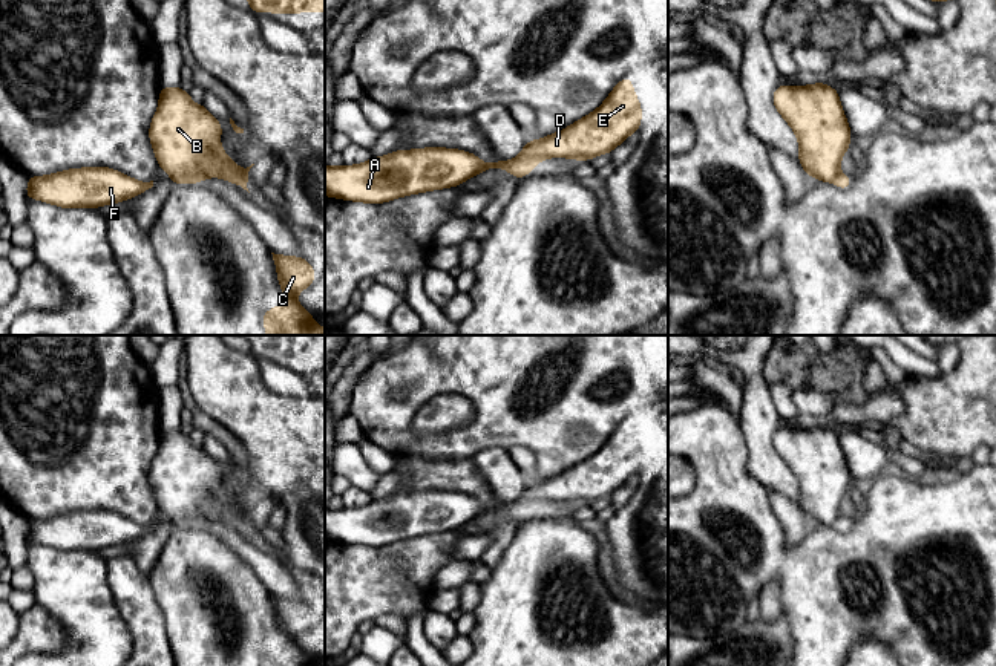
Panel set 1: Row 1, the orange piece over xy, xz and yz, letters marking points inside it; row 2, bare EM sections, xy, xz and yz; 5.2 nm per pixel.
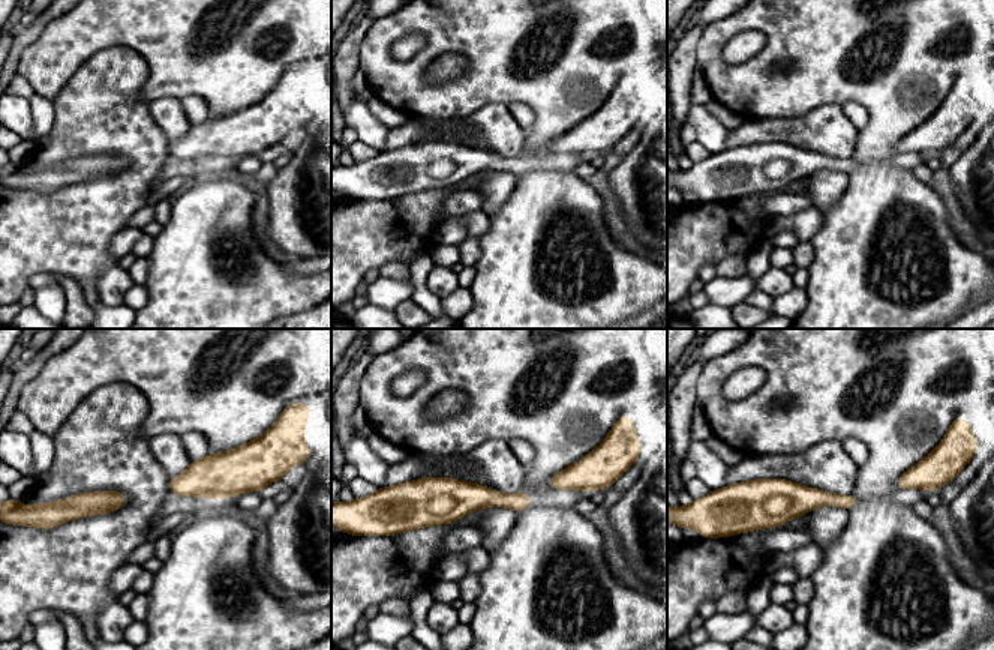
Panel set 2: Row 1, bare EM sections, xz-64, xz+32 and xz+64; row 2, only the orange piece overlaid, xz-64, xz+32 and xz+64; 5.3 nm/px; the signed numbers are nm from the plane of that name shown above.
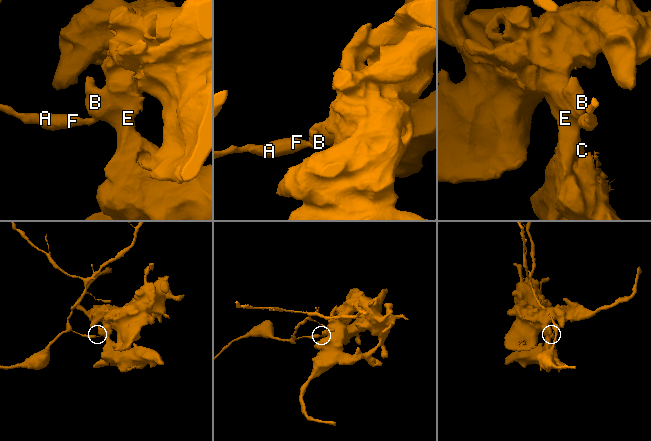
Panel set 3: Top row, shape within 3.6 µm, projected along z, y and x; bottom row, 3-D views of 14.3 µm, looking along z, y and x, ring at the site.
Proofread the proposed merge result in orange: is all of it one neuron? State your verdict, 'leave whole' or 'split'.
split

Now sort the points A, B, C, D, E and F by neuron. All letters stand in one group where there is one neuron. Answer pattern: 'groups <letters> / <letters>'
groups A F / B C D E

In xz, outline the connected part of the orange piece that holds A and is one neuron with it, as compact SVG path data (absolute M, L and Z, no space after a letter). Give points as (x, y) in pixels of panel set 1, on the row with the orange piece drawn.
M444 147L395 150L355 165L325 164L325 196L385 204L408 194L457 187L486 170L504 168L523 179L533 167L519 156L486 164L473 153Z

